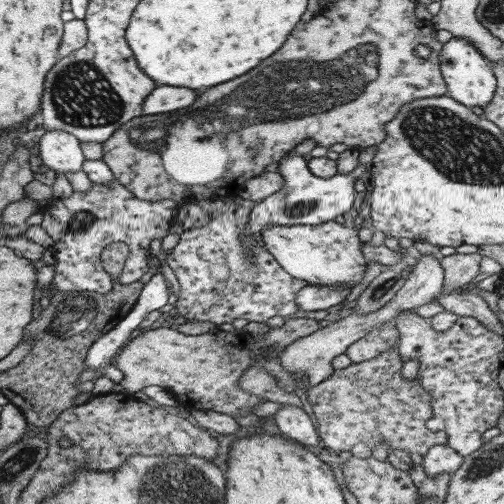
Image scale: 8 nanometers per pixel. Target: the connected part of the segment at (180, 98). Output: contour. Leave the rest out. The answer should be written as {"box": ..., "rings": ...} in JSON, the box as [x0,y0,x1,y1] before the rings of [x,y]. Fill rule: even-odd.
{"box":[141,86,198,117],"rings":[[[159,86],[141,103],[141,117],[151,117],[152,114],[161,114],[185,108],[195,101],[198,92],[181,88],[181,86]]]}

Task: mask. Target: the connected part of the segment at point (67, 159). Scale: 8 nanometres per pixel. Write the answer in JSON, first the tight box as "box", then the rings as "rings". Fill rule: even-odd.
{"box":[38,130,85,172],"rings":[[[45,130],[38,142],[42,164],[61,172],[77,172],[85,159],[79,141],[63,130]]]}

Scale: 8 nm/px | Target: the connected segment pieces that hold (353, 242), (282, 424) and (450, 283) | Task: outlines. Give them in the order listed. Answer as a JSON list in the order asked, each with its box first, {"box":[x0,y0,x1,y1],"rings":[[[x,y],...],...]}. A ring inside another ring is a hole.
[{"box":[261,221,367,289],"rings":[[[333,221],[316,225],[267,226],[261,232],[261,244],[293,278],[305,284],[351,289],[357,286],[365,274],[367,262],[361,251],[361,239],[357,229],[347,228]]]},{"box":[272,405,319,446],"rings":[[[281,405],[272,416],[279,433],[287,439],[299,442],[303,446],[315,446],[319,442],[315,424],[303,409],[292,405]]]},{"box":[439,252,480,295],"rings":[[[478,252],[443,256],[439,261],[443,269],[441,295],[452,293],[455,288],[472,281],[479,274],[480,257]]]}]

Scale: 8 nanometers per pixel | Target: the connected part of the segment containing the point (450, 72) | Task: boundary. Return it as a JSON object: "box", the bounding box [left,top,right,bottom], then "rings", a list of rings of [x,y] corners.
{"box":[437,36,496,108],"rings":[[[451,36],[442,44],[437,59],[439,59],[440,73],[445,81],[447,94],[454,102],[469,108],[487,106],[495,92],[496,80],[487,60],[473,48],[471,42],[467,42],[467,38]]]}

